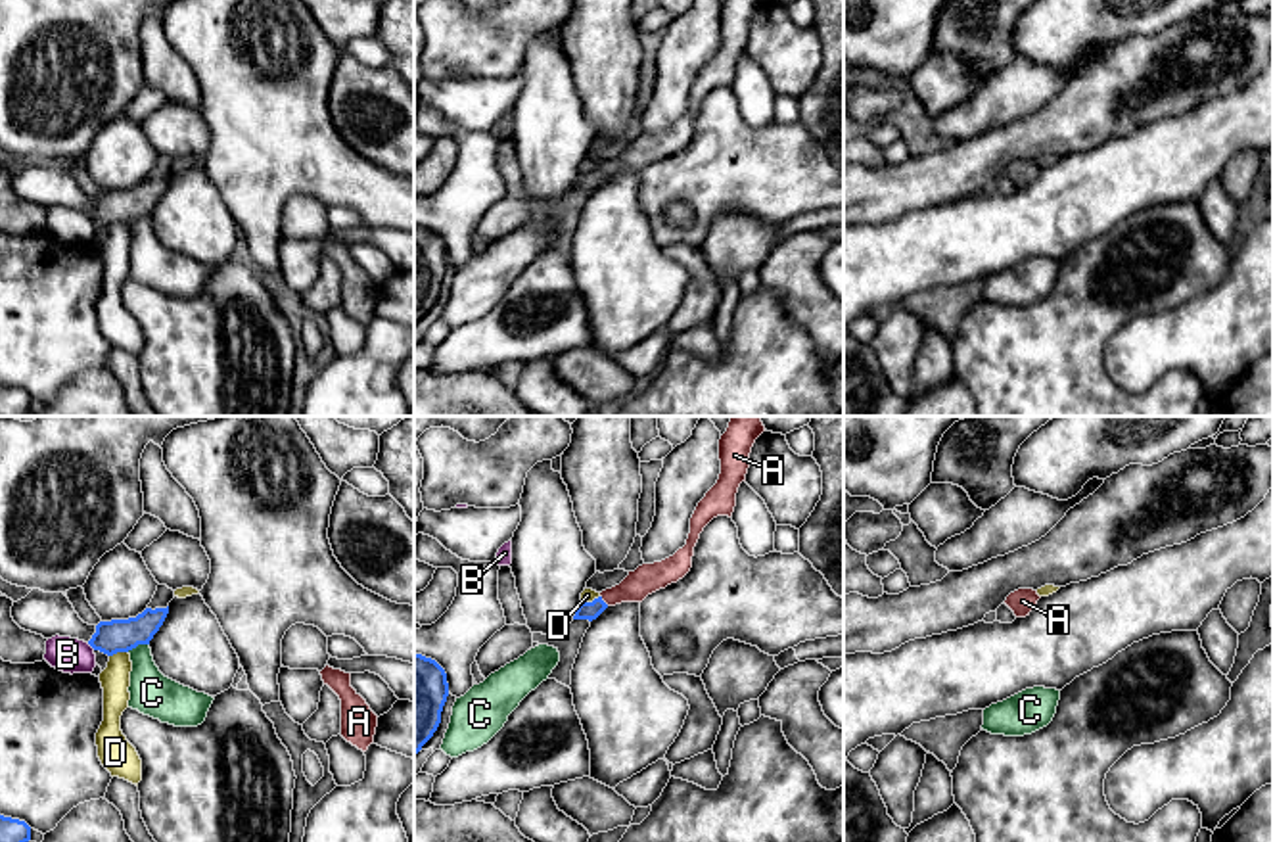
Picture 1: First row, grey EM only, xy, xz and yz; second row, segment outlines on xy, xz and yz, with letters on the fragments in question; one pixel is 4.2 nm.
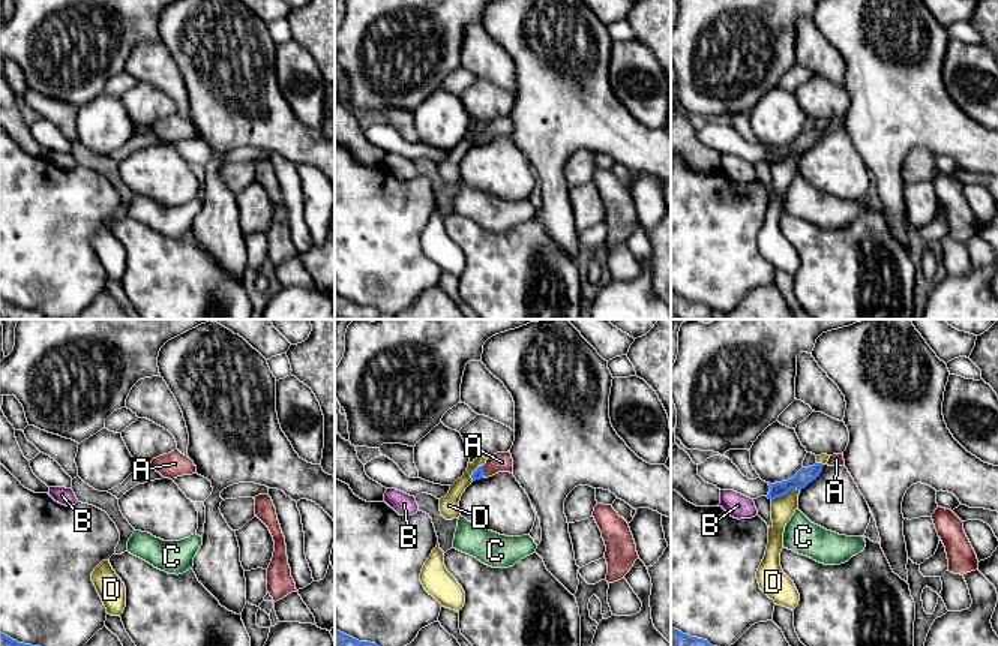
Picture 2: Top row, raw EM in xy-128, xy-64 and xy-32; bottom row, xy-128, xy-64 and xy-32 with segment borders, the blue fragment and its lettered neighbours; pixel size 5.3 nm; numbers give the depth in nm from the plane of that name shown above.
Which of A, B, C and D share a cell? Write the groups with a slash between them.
A / B / C / D

